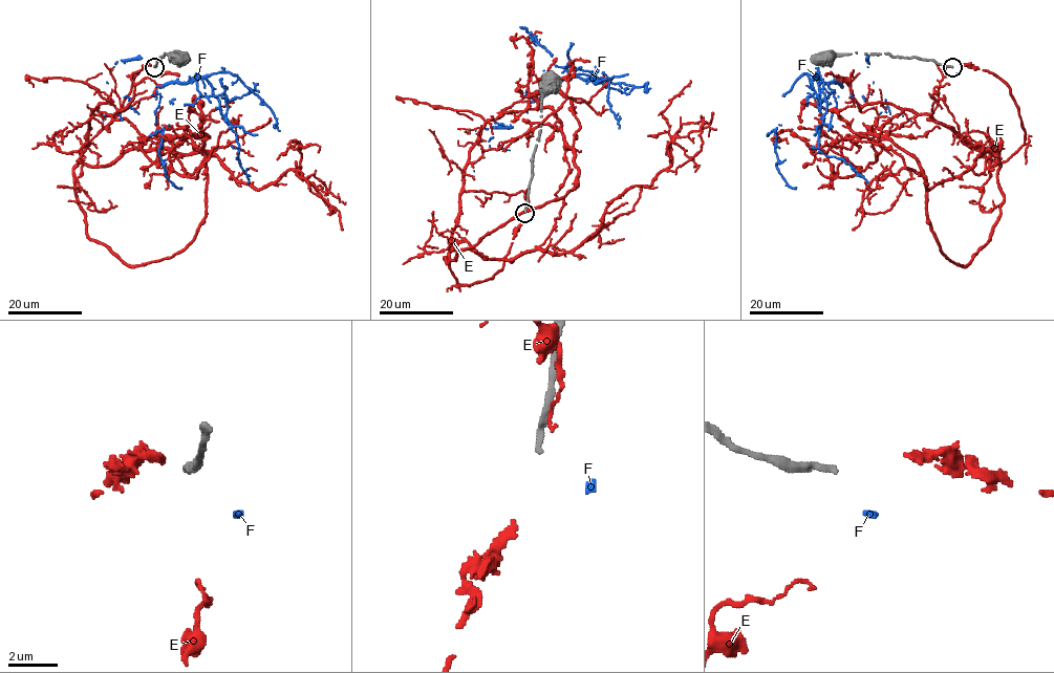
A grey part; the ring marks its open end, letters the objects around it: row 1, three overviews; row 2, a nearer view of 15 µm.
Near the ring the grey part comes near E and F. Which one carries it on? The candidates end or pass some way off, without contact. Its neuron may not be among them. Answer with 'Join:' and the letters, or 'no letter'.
Join: no letter

